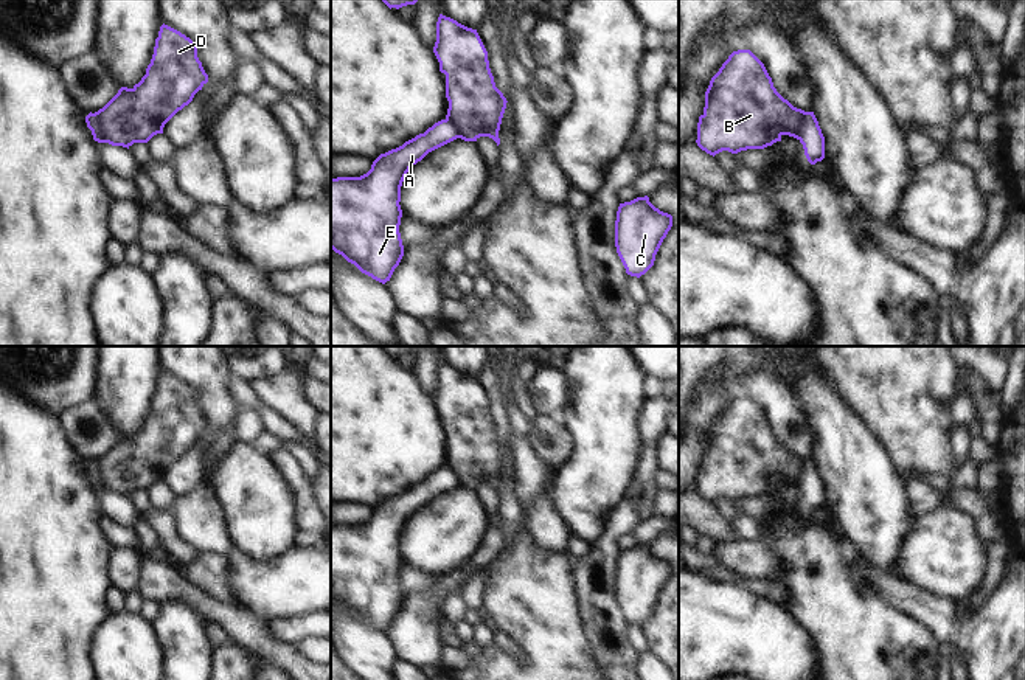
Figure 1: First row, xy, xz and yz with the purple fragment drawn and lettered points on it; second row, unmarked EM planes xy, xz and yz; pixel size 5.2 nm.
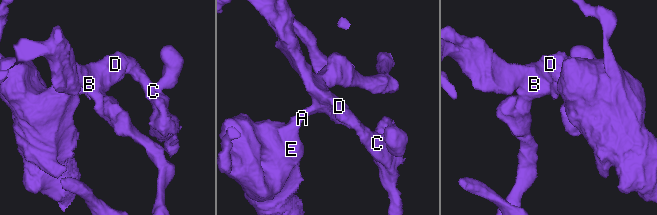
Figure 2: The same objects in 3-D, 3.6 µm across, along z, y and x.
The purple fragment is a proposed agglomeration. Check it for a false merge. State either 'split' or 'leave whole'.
split

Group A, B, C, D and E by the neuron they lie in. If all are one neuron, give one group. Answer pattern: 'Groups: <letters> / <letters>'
Groups: A E / B C D

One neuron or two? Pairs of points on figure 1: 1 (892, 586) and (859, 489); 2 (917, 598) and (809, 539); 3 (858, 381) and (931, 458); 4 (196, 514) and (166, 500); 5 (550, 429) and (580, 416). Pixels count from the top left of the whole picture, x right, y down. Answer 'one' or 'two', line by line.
1: two
2: two
3: one
4: two
5: two

